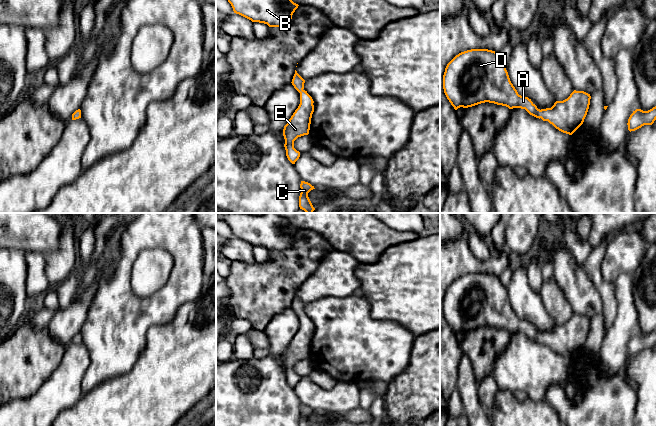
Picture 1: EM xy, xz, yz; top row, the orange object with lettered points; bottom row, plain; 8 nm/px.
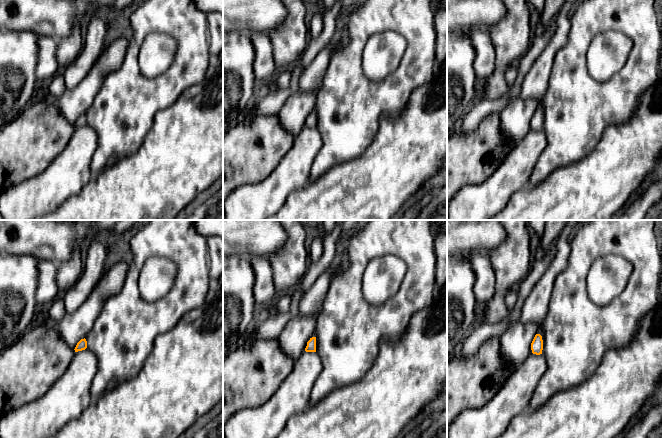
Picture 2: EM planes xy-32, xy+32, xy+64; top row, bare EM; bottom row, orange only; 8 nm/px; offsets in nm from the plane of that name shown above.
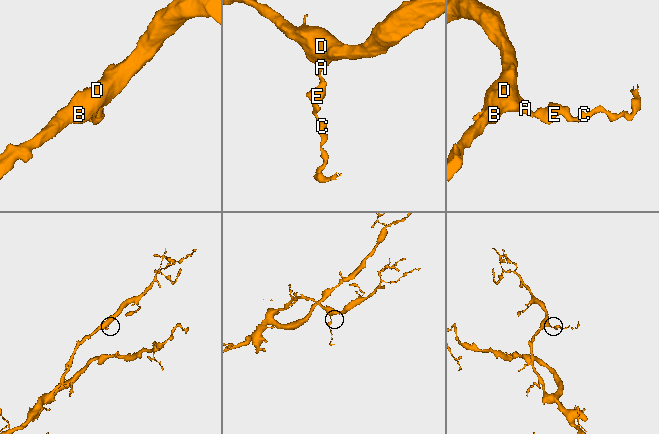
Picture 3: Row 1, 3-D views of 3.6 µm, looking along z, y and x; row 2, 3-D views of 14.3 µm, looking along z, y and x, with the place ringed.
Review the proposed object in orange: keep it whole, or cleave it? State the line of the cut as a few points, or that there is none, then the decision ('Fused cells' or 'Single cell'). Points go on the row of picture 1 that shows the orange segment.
No split. Single cell

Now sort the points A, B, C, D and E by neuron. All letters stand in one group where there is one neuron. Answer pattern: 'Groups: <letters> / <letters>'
Groups: A B C D E

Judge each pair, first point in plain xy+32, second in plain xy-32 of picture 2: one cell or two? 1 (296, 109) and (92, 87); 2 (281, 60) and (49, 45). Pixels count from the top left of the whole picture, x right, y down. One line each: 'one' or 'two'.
1: one
2: two

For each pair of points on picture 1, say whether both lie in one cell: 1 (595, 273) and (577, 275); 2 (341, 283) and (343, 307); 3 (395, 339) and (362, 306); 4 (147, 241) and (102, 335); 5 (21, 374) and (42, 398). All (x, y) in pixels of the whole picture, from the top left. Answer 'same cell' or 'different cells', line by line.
1: different cells
2: different cells
3: same cell
4: same cell
5: different cells

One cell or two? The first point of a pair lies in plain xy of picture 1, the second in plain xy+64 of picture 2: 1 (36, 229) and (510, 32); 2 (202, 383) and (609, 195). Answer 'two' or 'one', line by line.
1: two
2: one

